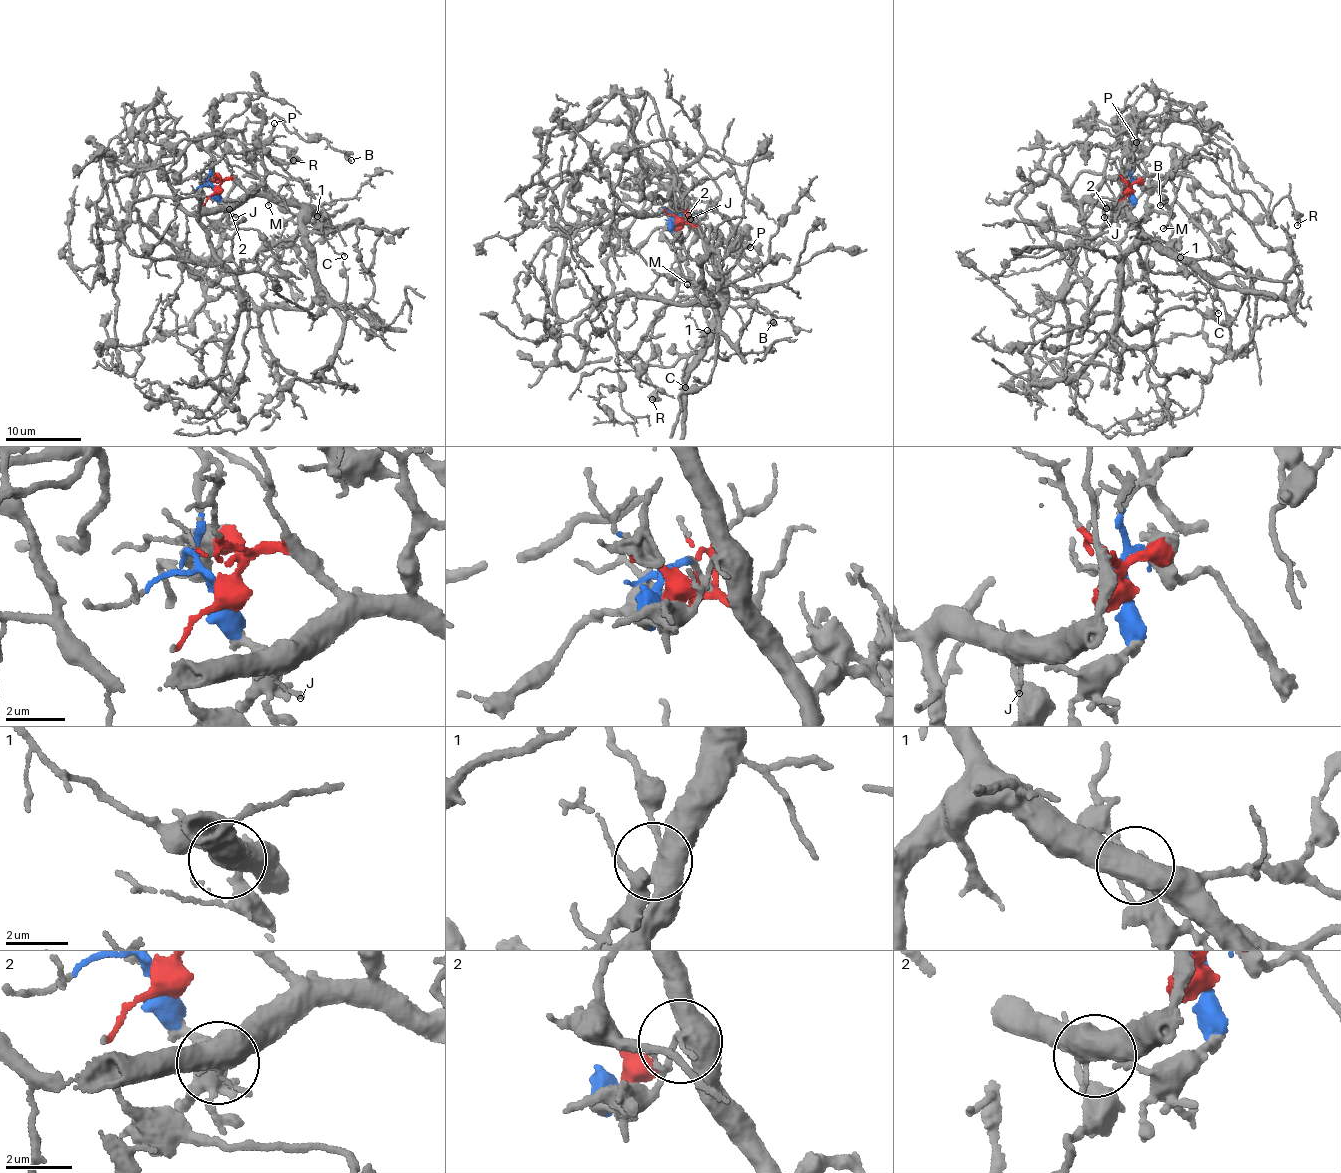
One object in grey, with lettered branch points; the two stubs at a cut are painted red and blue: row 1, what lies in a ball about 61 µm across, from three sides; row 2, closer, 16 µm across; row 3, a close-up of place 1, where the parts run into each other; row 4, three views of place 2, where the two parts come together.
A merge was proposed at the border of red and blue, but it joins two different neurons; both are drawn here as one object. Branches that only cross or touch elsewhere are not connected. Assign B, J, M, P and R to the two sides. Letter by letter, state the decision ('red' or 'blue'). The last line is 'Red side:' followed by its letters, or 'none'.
B: blue
J: blue
M: blue
P: blue
R: blue
Red side: none

